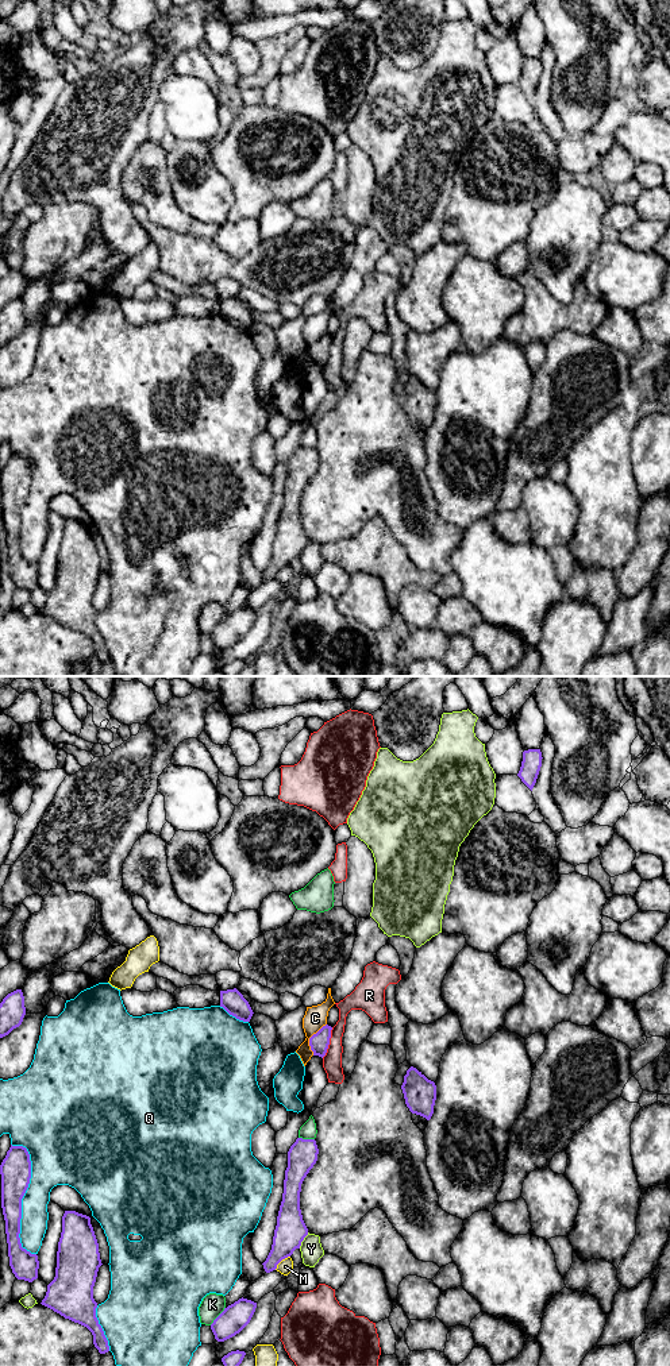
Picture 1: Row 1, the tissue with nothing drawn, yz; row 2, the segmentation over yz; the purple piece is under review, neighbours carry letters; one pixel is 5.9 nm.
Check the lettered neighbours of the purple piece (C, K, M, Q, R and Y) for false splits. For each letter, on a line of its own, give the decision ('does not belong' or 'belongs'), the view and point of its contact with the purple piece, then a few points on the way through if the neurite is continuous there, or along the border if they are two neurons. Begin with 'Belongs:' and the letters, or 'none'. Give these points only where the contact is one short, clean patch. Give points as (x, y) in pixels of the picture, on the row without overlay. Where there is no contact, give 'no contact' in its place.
Belongs: none
C: does not belong | yz (310, 347)
K: does not belong | yz (218, 625)
M: does not belong | yz (281, 568)
Q: does not belong | yz (22, 506)
R: does not belong | yz (328, 351)
Y: does not belong | yz (303, 548)

